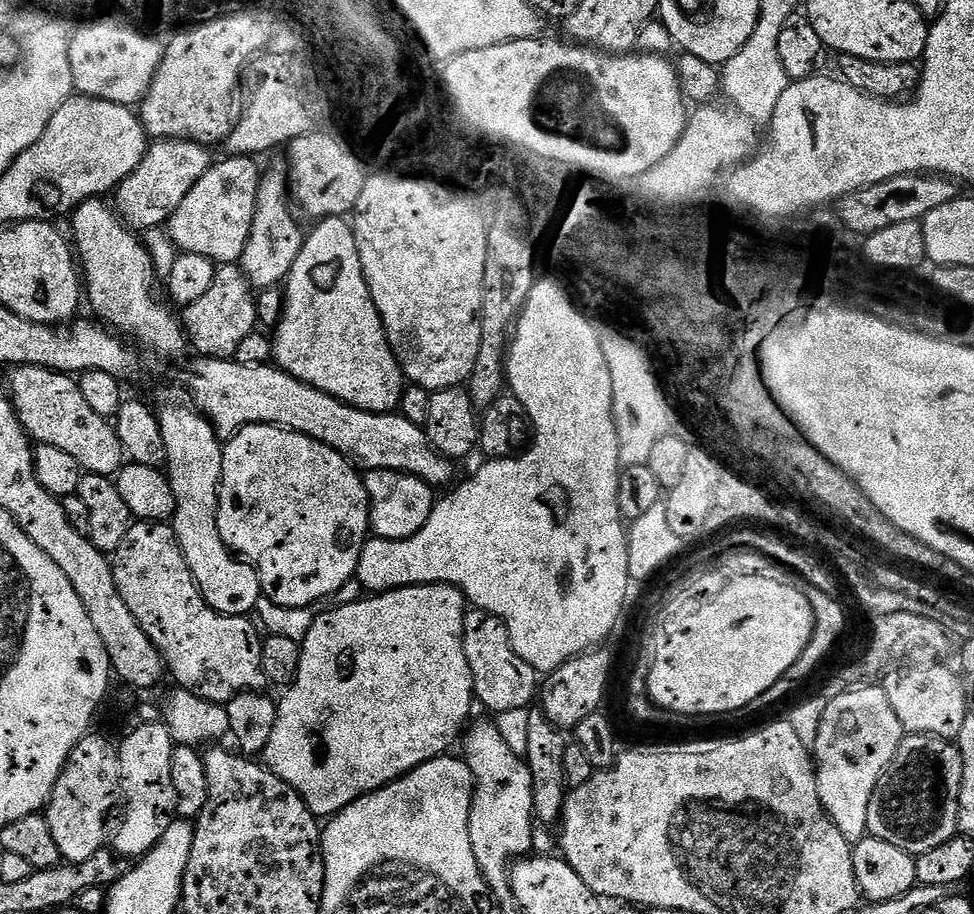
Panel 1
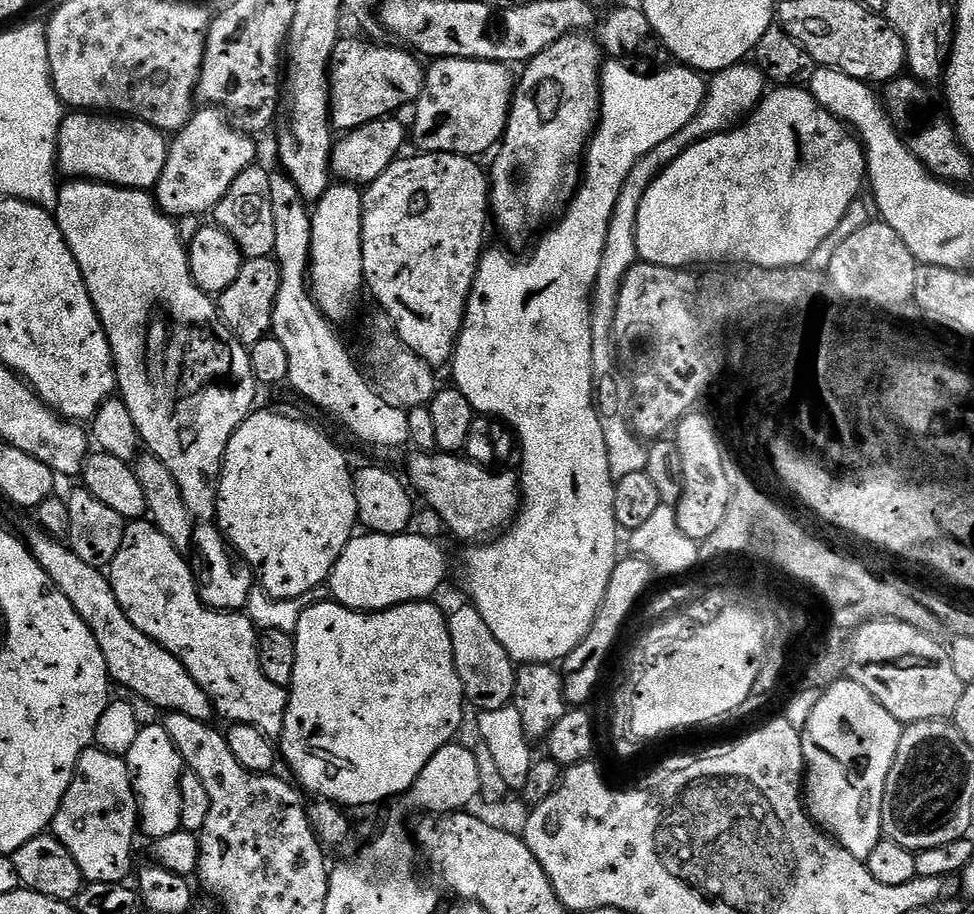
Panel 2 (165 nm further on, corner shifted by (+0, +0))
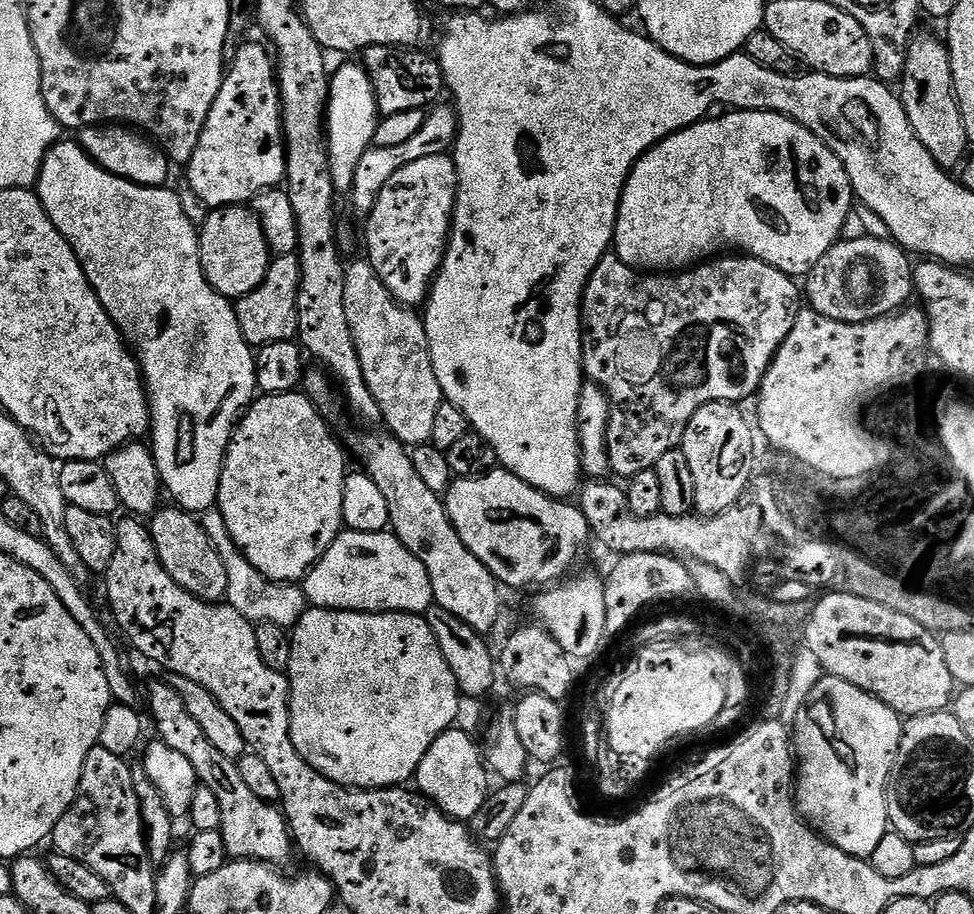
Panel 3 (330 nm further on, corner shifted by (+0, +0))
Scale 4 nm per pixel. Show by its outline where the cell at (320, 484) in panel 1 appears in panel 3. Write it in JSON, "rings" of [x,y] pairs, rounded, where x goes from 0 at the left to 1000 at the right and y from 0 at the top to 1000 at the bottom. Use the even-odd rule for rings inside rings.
{"rings":[[[307,428],[291,429],[284,433],[268,432],[247,454],[230,502],[222,556],[232,571],[232,580],[236,580],[236,589],[240,589],[257,619],[286,639],[311,636],[353,578],[353,495],[329,455],[332,455],[330,447]]]}

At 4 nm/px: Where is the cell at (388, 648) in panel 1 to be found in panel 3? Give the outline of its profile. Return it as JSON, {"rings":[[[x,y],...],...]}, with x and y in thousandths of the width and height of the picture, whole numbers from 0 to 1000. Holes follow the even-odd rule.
{"rings":[[[317,664],[303,687],[299,688],[298,695],[300,710],[294,736],[298,749],[296,776],[298,803],[306,825],[310,825],[310,829],[314,829],[314,834],[318,834],[322,842],[353,862],[406,862],[418,859],[426,850],[433,829],[437,829],[437,821],[441,821],[448,809],[467,793],[474,760],[466,737],[462,737],[462,729],[458,729],[458,720],[454,720],[450,698],[446,698],[446,689],[441,689],[438,677],[426,670],[348,670],[338,665]]]}

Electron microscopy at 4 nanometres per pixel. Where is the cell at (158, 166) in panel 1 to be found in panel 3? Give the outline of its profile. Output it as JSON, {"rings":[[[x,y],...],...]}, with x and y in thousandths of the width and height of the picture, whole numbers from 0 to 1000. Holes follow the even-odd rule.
{"rings":[[[270,47],[267,48],[251,48],[243,55],[239,66],[237,62],[224,98],[224,107],[220,107],[211,138],[207,138],[203,164],[199,164],[191,181],[191,199],[203,212],[203,217],[214,223],[215,229],[254,224],[272,206],[286,206],[292,200],[292,187],[295,184],[292,172],[292,130],[287,128],[283,72],[280,58]]]}

